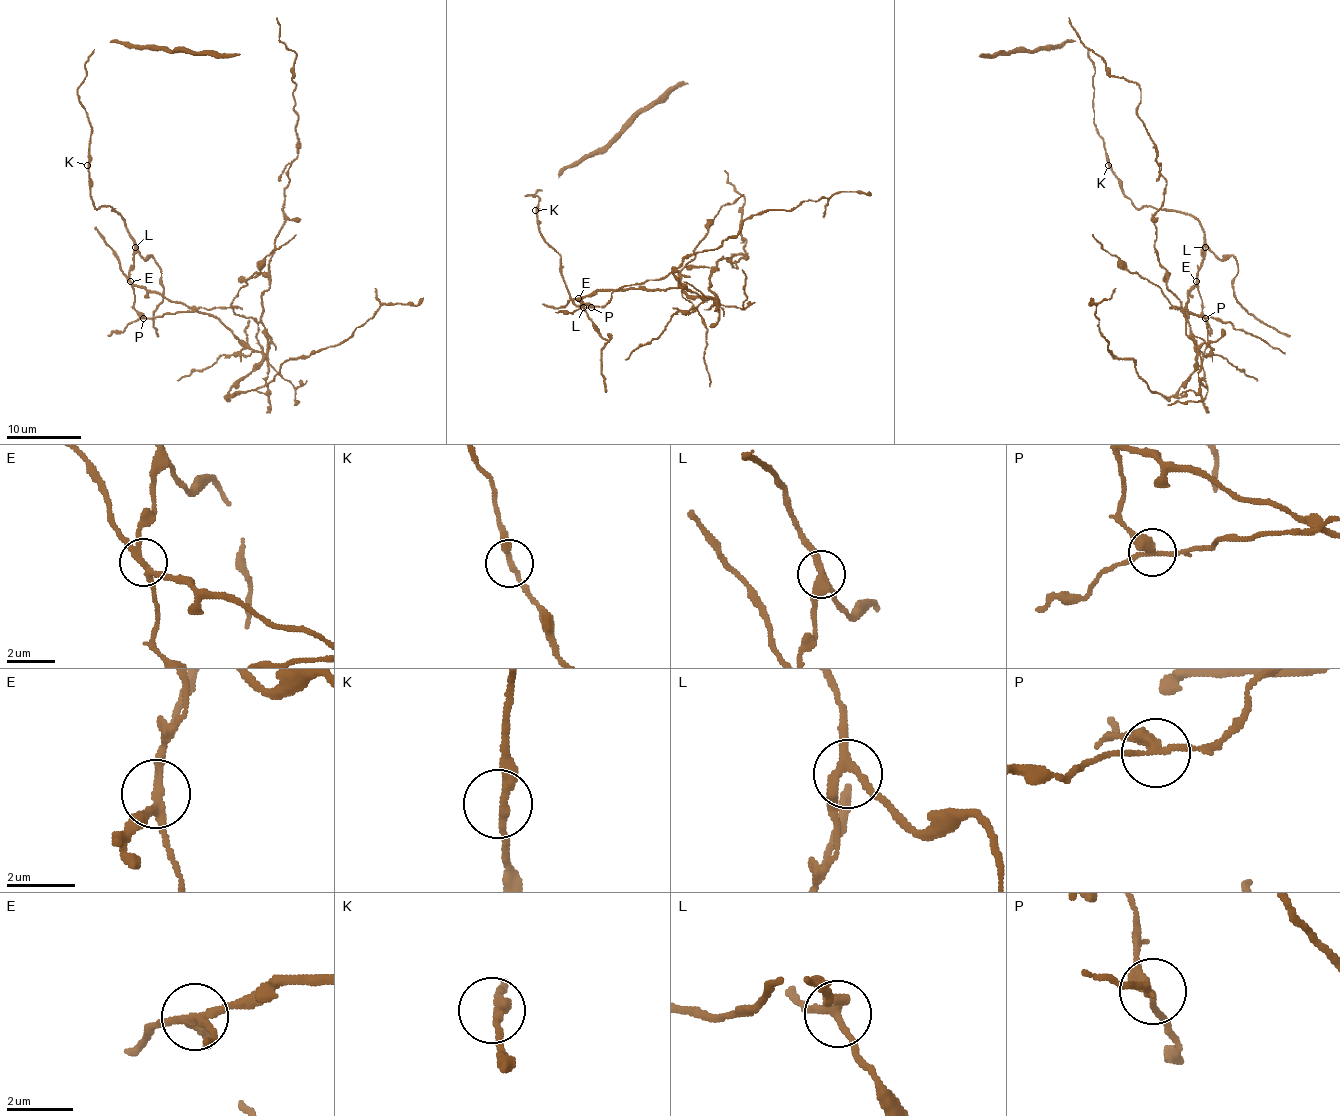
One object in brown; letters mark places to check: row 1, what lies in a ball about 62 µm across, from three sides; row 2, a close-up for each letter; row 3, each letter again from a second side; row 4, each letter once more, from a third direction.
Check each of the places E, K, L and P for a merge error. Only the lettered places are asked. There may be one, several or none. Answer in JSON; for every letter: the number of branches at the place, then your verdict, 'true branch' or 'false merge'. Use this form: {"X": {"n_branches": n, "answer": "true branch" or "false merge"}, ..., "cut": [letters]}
{"E": {"n_branches": 4, "answer": "false merge"}, "K": {"n_branches": 2, "answer": "true branch"}, "L": {"n_branches": 3, "answer": "true branch"}, "P": {"n_branches": 3, "answer": "false merge"}, "cut": ["E", "P"]}

